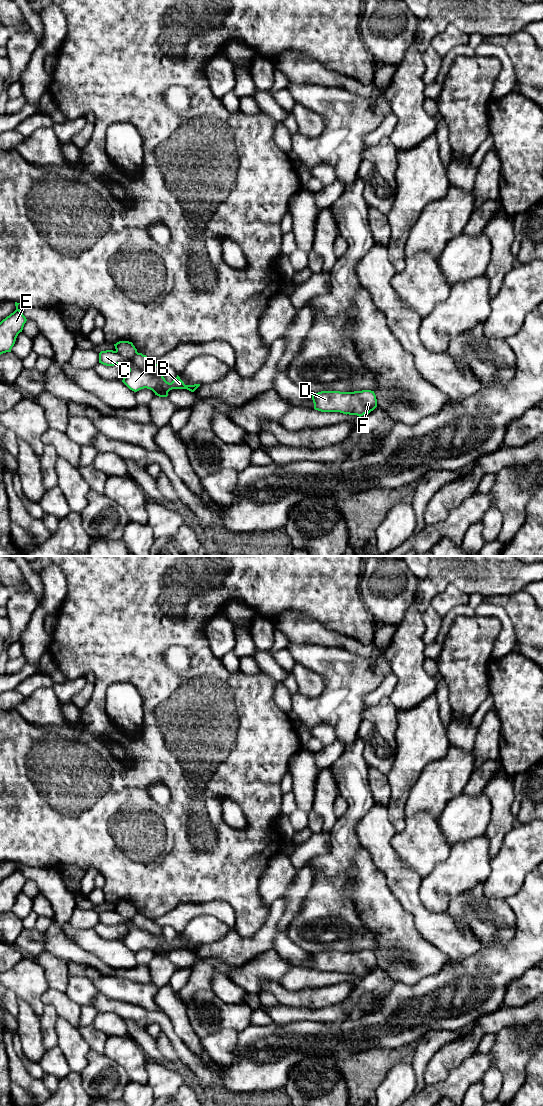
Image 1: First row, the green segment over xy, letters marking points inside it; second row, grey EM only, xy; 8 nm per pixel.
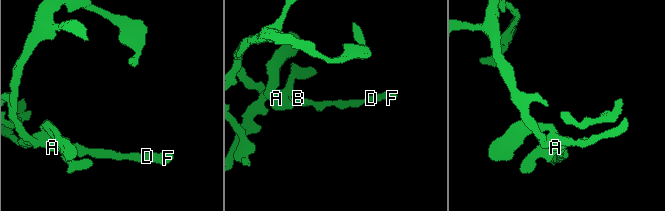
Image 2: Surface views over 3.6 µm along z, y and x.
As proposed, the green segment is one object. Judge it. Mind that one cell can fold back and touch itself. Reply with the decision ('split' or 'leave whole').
split

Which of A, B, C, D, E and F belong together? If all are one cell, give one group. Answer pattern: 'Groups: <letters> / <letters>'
Groups: A B D E F / C

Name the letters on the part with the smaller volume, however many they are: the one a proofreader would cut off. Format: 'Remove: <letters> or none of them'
Remove: C

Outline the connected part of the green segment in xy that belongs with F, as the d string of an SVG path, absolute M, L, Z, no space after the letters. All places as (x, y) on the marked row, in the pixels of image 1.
M362 390L354 392L321 391L312 394L314 409L321 412L340 412L357 415L369 414L377 407L374 391Z

